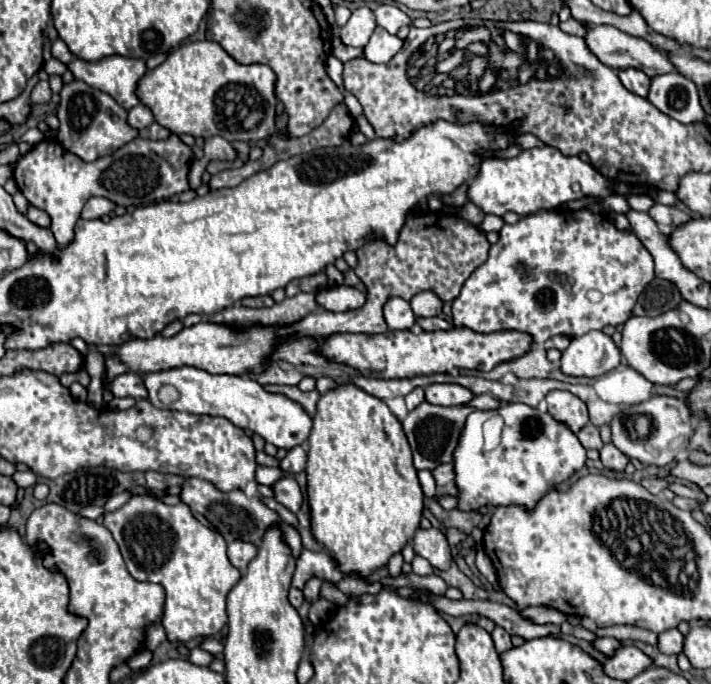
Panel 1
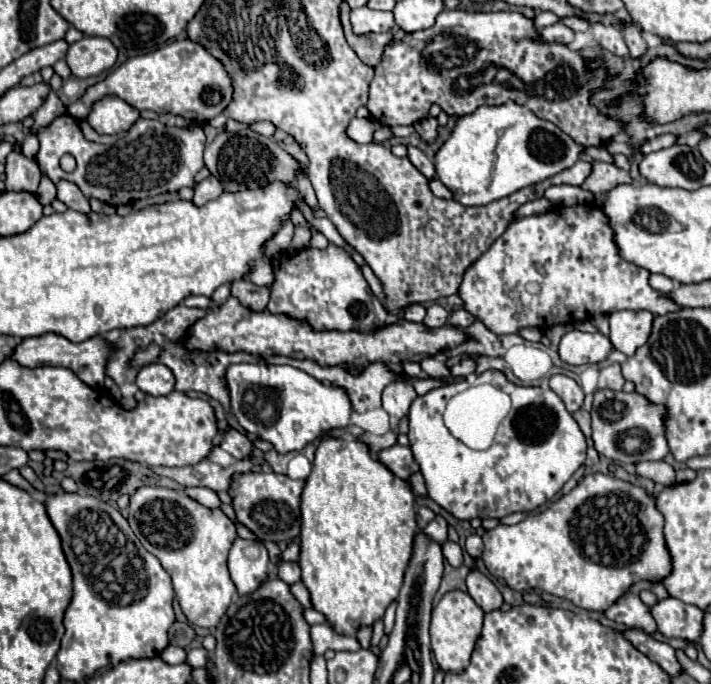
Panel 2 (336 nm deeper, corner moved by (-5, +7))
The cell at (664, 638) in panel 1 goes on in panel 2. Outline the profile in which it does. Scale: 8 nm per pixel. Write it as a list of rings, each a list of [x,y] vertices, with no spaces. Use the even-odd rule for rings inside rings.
[[[632,592],[622,596],[622,600],[618,600],[618,604],[614,604],[614,614],[610,610],[610,618],[614,618],[614,622],[618,622],[618,624],[642,630],[644,634],[650,634],[650,636],[658,630],[650,608]]]

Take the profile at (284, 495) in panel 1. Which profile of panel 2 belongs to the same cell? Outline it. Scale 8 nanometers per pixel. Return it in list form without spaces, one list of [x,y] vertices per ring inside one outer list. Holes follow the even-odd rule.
[[[230,430],[226,434],[226,438],[222,442],[222,448],[228,454],[232,454],[236,460],[246,460],[246,458],[252,456],[252,444],[250,444],[250,440],[244,434],[240,434],[238,430]]]

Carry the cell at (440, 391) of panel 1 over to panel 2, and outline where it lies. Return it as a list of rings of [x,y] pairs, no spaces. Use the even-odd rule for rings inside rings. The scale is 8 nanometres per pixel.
[[[462,358],[460,362],[456,362],[456,364],[450,368],[450,374],[452,374],[454,378],[466,378],[466,376],[474,374],[474,370],[476,370],[474,360],[472,360],[472,358]]]

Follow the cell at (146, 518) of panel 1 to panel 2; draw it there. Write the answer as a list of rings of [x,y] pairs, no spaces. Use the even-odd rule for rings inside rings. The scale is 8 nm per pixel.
[[[142,486],[130,496],[128,524],[142,546],[154,554],[170,574],[184,616],[194,626],[214,628],[236,594],[226,566],[228,550],[238,538],[234,522],[220,508],[210,510],[182,492]]]

